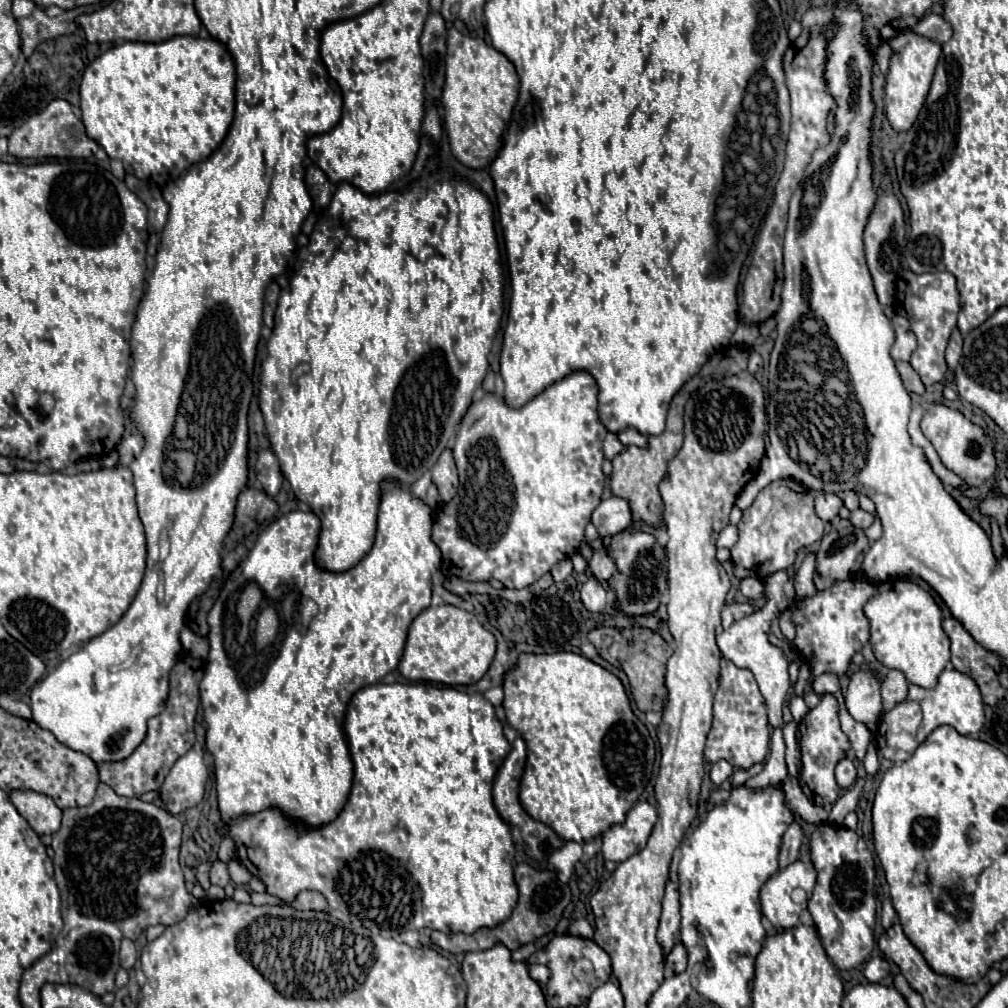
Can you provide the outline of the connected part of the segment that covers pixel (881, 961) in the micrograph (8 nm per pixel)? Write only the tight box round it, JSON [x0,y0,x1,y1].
[865,958,891,982]

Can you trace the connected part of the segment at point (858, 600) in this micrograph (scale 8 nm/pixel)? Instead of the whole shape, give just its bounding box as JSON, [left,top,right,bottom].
[793,578,875,676]

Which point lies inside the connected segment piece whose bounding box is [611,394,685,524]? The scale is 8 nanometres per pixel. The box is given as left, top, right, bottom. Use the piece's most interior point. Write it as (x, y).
(637, 472)

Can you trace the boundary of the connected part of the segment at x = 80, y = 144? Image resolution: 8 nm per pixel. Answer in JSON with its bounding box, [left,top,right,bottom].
[9,100,99,158]

